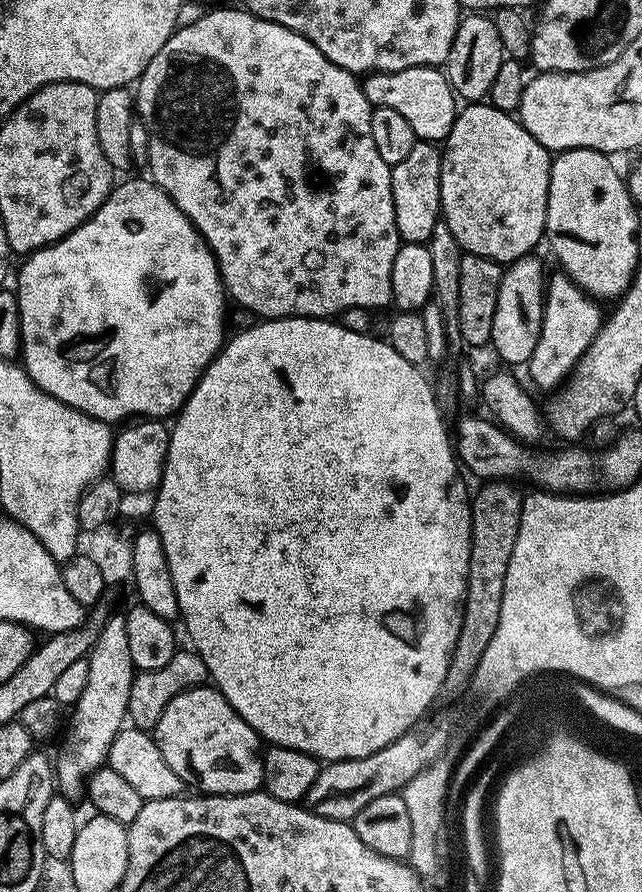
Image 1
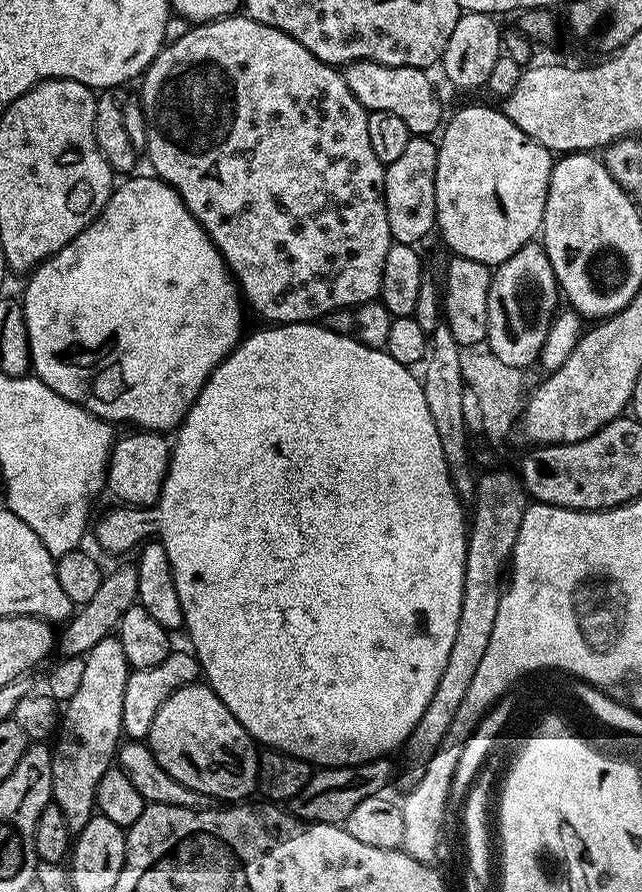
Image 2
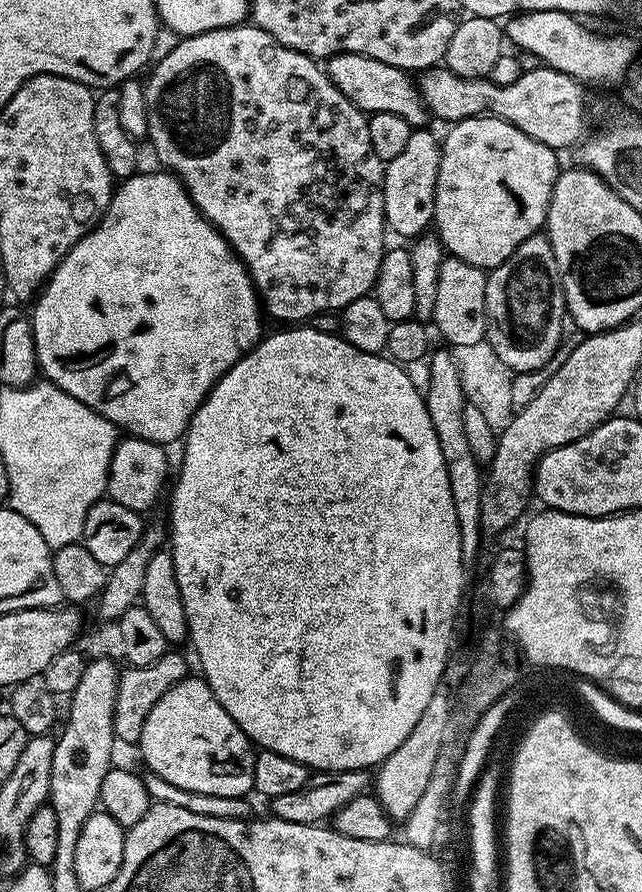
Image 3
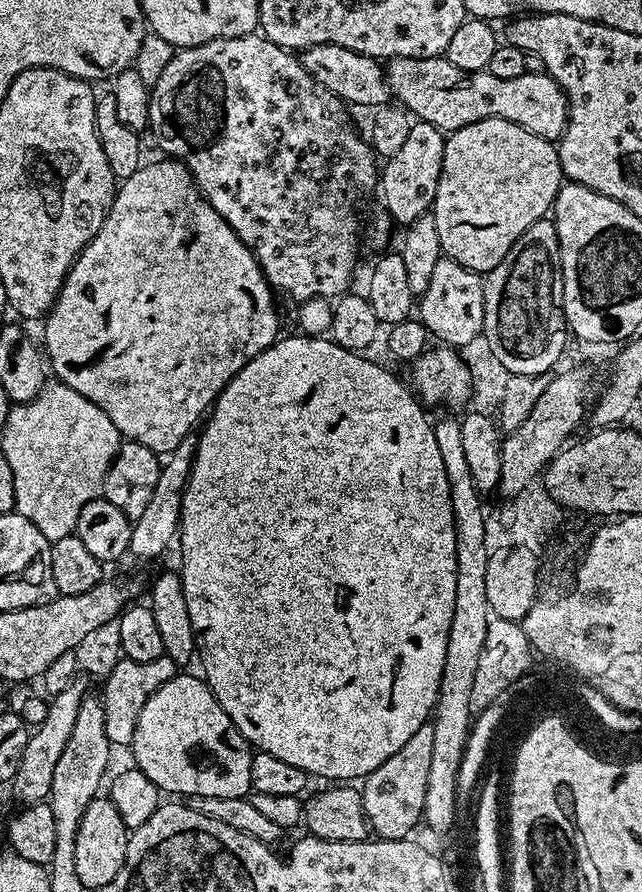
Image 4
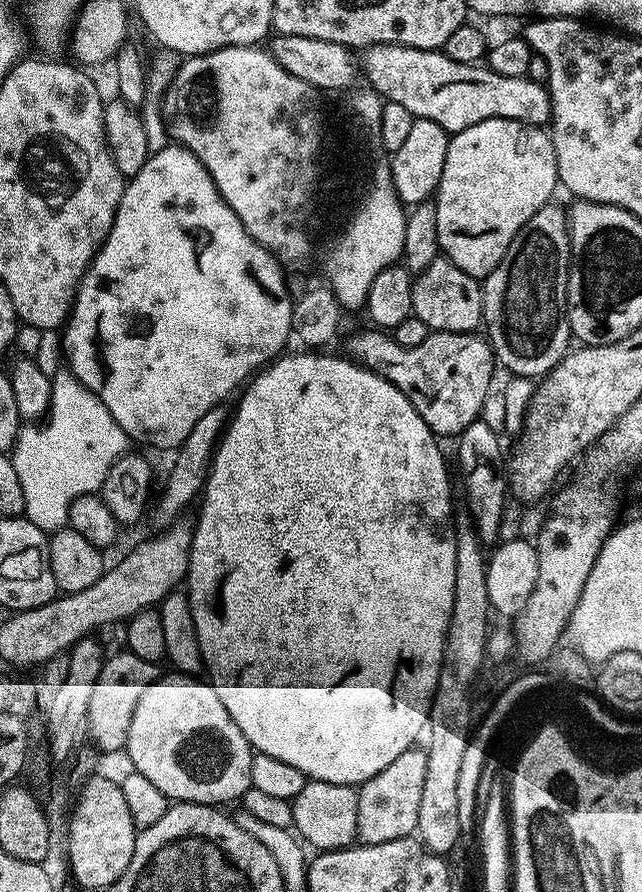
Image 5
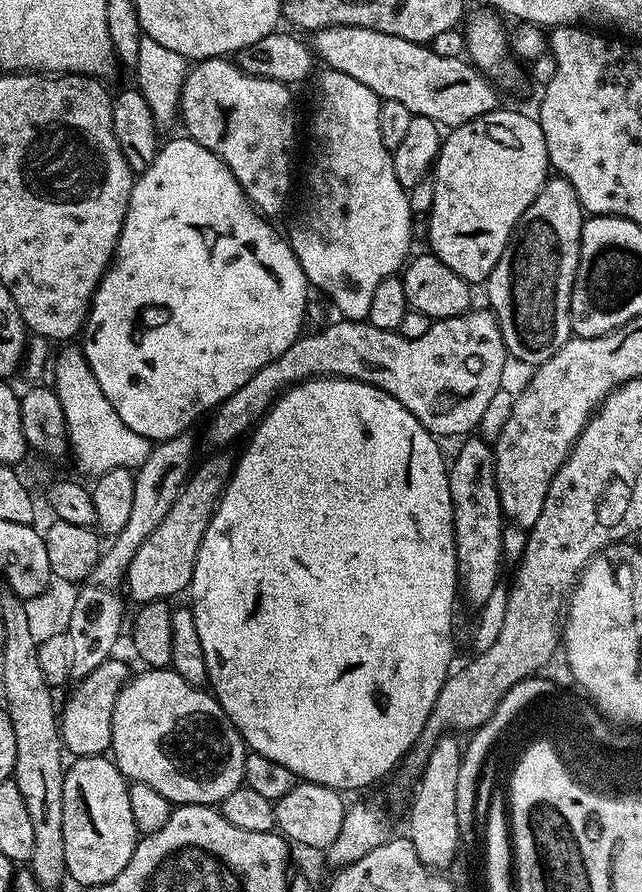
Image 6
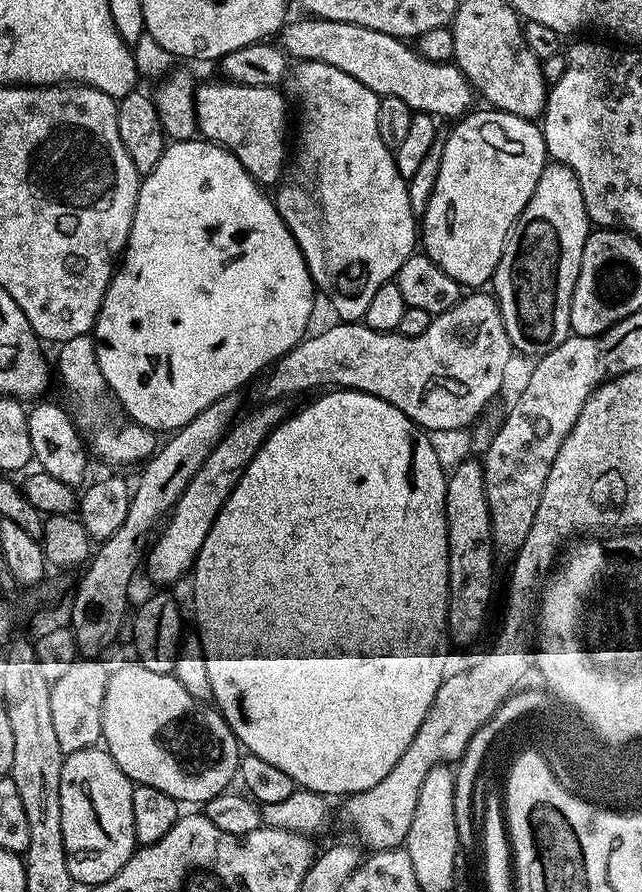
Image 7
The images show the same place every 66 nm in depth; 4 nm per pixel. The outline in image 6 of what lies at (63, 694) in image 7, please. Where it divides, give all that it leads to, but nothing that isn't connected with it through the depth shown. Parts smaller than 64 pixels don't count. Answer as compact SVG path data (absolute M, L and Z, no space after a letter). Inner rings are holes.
M110 658L98 666L90 675L83 677L80 684L68 696L68 701L59 709L58 721L60 737L67 755L72 758L81 756L103 756L112 747L112 719L114 702L120 691L130 679L130 671L117 658Z

